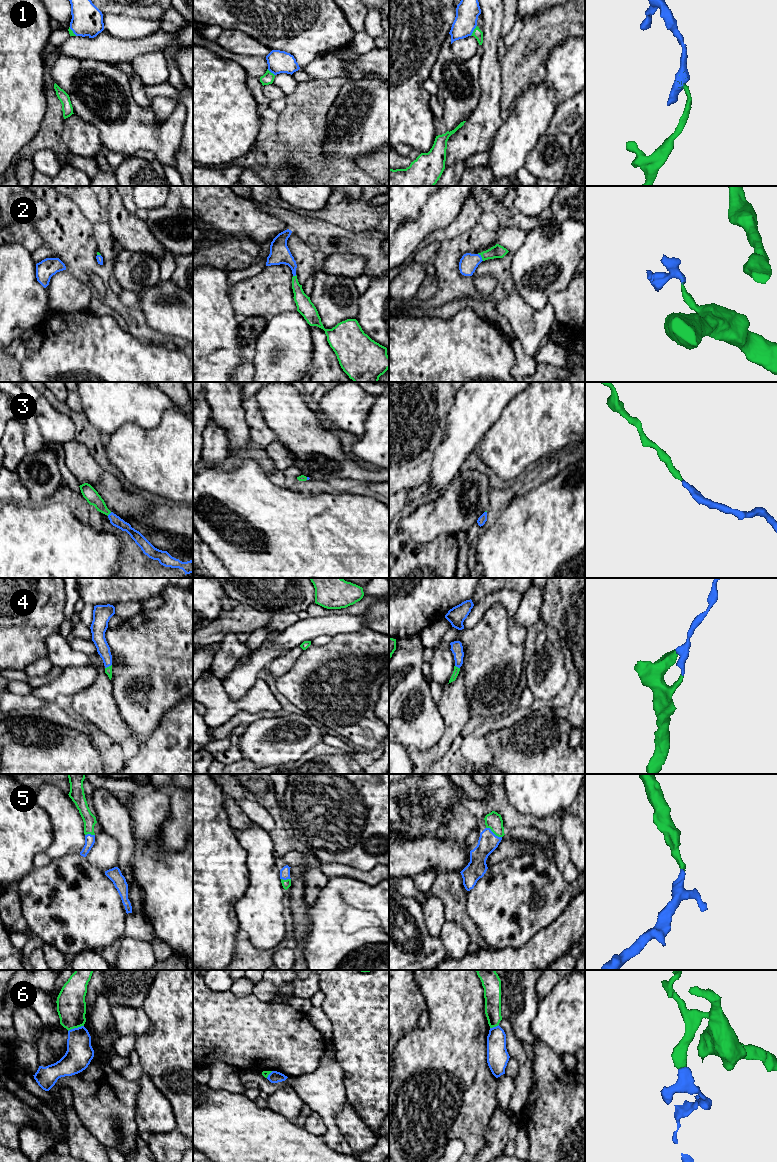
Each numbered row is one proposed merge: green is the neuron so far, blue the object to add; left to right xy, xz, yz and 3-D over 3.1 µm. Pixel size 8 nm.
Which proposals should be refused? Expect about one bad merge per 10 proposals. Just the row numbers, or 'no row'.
6

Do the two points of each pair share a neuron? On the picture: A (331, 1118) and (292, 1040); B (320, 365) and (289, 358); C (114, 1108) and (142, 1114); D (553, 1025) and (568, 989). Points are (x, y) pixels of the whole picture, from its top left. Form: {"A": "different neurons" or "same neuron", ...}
{"A": "different neurons", "B": "different neurons", "C": "different neurons", "D": "same neuron"}

